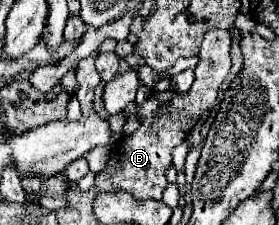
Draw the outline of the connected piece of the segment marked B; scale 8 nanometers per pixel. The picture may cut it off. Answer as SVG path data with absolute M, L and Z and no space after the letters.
M216 28L204 36L199 53L202 62L199 62L194 70L194 84L188 92L182 94L174 90L166 90L166 92L154 90L146 98L146 102L142 102L140 106L132 102L128 104L128 108L124 108L124 118L126 120L136 118L140 126L136 128L136 132L124 136L122 142L118 142L112 148L108 164L96 176L96 182L94 182L96 190L102 190L102 192L126 190L138 200L146 200L146 198L162 200L162 192L168 186L166 170L172 164L174 146L186 140L186 136L196 126L204 110L214 108L220 84L226 80L230 72L230 66L232 66L230 64L230 42L232 40L230 39L232 38L228 30L216 30Z

